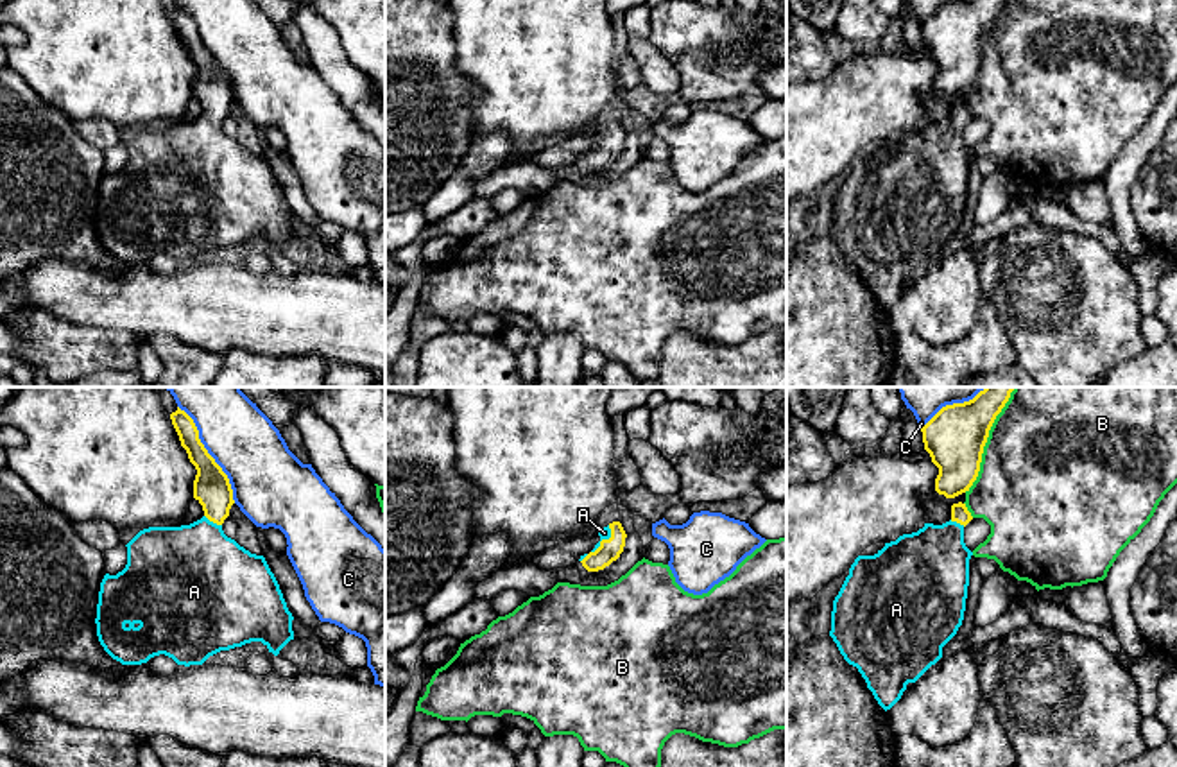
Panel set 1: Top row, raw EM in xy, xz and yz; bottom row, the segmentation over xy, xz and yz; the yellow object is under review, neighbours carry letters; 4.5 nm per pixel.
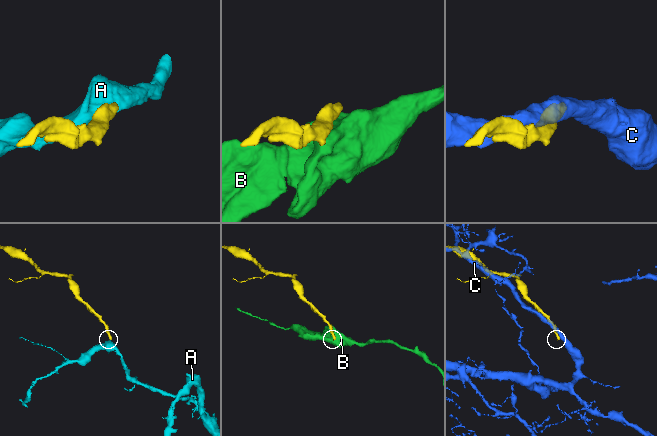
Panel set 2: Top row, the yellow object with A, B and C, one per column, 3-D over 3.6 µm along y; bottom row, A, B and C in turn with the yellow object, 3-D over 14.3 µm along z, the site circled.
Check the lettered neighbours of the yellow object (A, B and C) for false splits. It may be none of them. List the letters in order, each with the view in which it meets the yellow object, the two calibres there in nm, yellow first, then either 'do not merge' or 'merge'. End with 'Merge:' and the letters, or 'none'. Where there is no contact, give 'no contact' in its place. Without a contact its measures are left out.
A: meets yellow in xy; 170 nm thick on the yellow side, 460 nm on the other; merge
B: meets yellow in yz; 280 nm thick on the yellow side, 500 nm on the other; do not merge
C: meets yellow in xy; 170 nm thick on the yellow side, 300 nm on the other; do not merge
Merge: A

